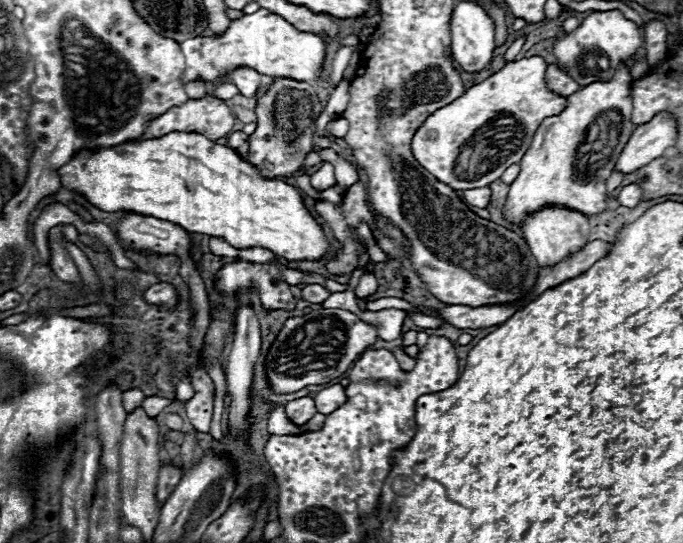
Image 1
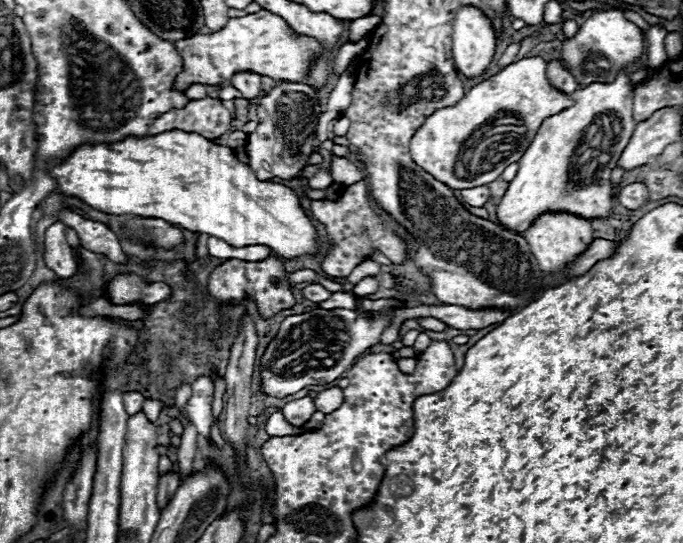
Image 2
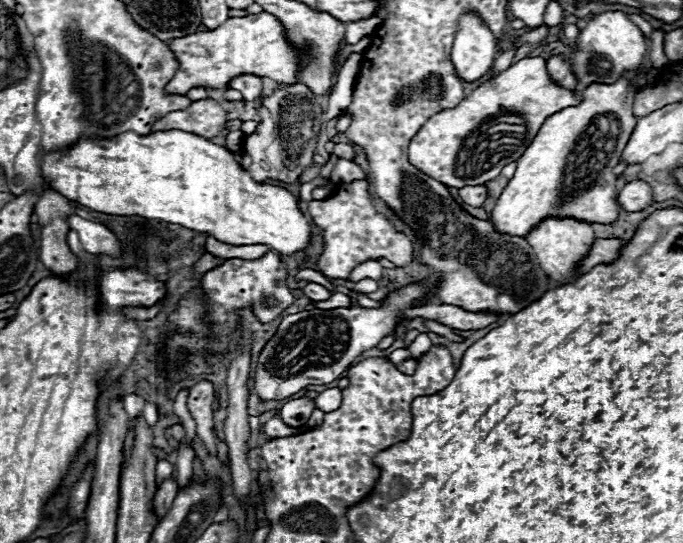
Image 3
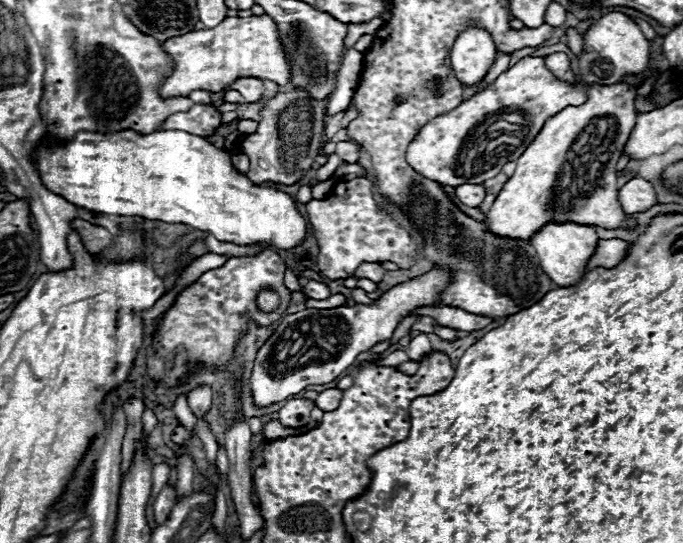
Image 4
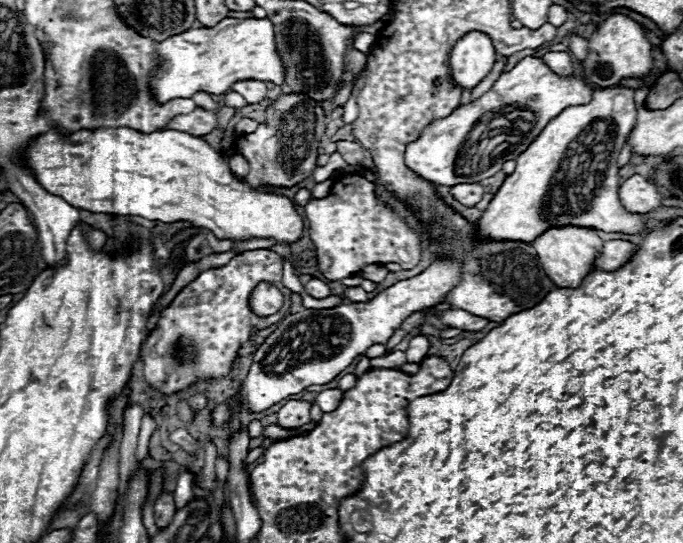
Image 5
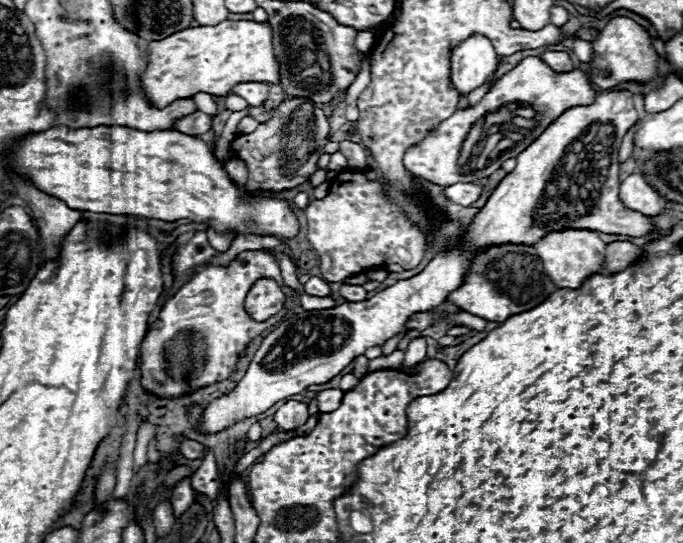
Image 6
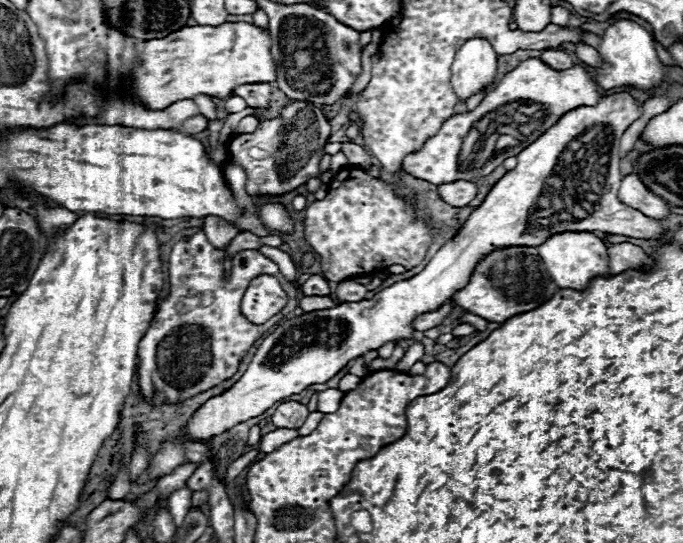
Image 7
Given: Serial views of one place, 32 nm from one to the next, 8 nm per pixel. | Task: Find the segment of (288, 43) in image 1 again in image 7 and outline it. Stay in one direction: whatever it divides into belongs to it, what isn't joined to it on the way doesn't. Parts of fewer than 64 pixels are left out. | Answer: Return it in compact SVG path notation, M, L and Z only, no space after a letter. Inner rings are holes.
M224 22L220 26L190 26L162 40L136 44L142 66L134 70L134 92L150 110L198 94L226 98L240 84L276 82L276 64L270 54L270 32L250 22Z

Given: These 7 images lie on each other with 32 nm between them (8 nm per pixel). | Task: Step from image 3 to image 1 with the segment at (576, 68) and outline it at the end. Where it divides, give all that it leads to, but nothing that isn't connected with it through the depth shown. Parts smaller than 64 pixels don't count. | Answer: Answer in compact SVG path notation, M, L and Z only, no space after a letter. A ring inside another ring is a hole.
M606 10L606 12L590 12L574 32L564 32L562 38L556 38L552 46L552 54L558 66L574 78L576 84L588 86L592 82L606 82L614 76L618 64L622 60L632 58L642 46L640 28L626 20L620 10Z

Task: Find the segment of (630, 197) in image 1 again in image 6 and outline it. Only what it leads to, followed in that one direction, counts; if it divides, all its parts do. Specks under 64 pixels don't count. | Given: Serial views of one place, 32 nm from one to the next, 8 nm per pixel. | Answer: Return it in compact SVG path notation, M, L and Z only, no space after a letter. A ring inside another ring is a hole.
M632 174L620 184L620 200L626 208L652 216L664 210L664 198L650 186L642 174Z

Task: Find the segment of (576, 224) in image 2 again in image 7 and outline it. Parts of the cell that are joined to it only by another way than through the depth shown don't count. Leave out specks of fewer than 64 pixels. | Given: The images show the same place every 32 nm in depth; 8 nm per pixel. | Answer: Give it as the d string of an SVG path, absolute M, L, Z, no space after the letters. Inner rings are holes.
M562 232L558 236L550 236L536 248L546 264L546 270L550 272L550 278L554 280L554 284L558 284L558 288L582 290L594 276L610 276L606 244L594 232Z

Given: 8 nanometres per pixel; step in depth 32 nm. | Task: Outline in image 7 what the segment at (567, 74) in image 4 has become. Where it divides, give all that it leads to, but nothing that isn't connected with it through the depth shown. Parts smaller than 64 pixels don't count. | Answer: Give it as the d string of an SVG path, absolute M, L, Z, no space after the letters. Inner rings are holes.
M544 50L540 60L554 70L566 70L566 68L572 68L572 64L574 64L572 56L564 50Z

